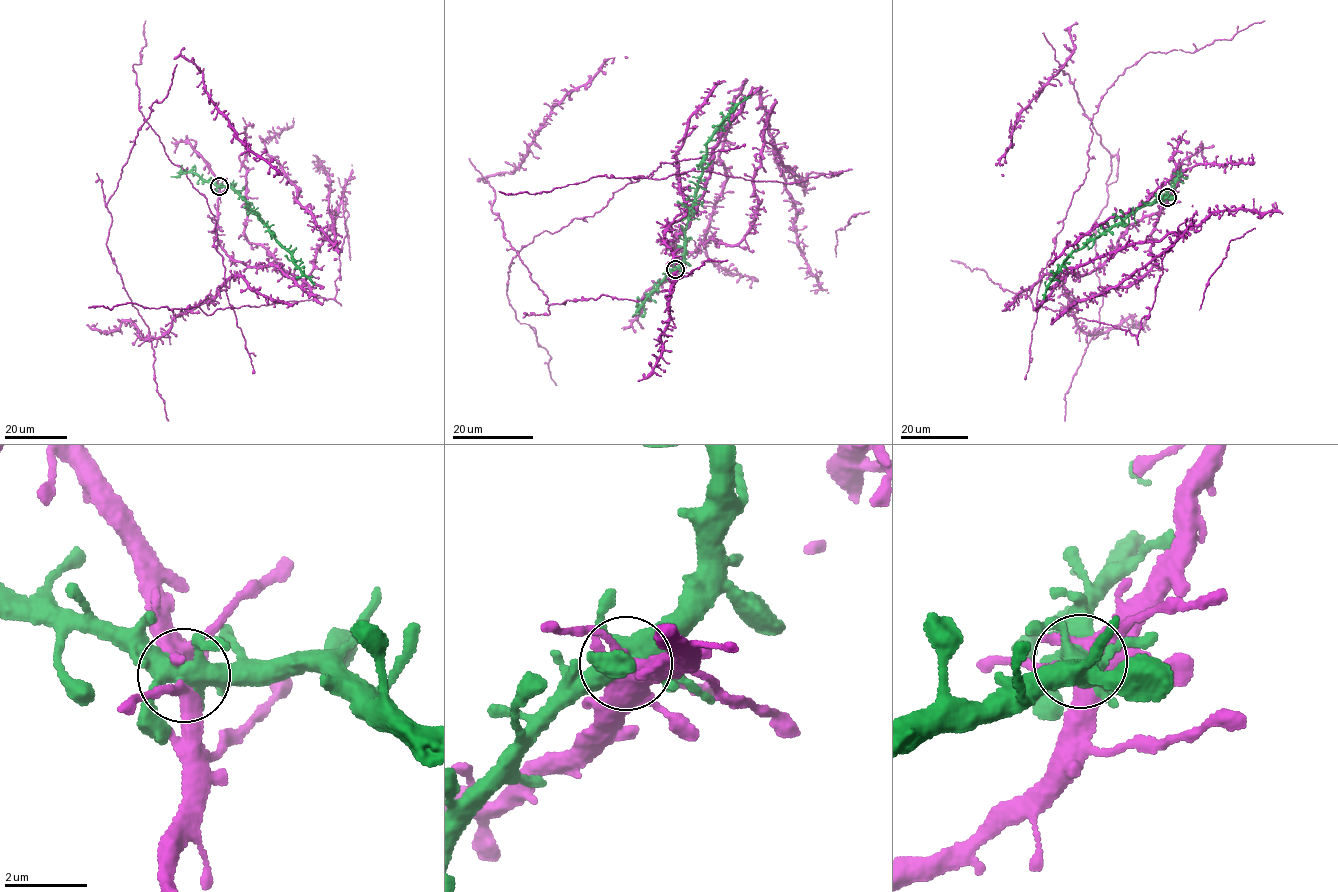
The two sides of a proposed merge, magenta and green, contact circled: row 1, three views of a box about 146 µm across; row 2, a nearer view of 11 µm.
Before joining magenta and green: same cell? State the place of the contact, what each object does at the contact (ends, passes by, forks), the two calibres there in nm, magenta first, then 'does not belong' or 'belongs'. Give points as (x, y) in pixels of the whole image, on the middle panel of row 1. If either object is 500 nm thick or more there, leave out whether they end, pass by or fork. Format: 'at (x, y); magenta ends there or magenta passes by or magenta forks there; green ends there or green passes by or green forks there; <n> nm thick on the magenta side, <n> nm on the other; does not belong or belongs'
at (675, 269); magenta forks there; green forks there; 440 nm thick on the magenta side, 440 nm on the other; belongs

